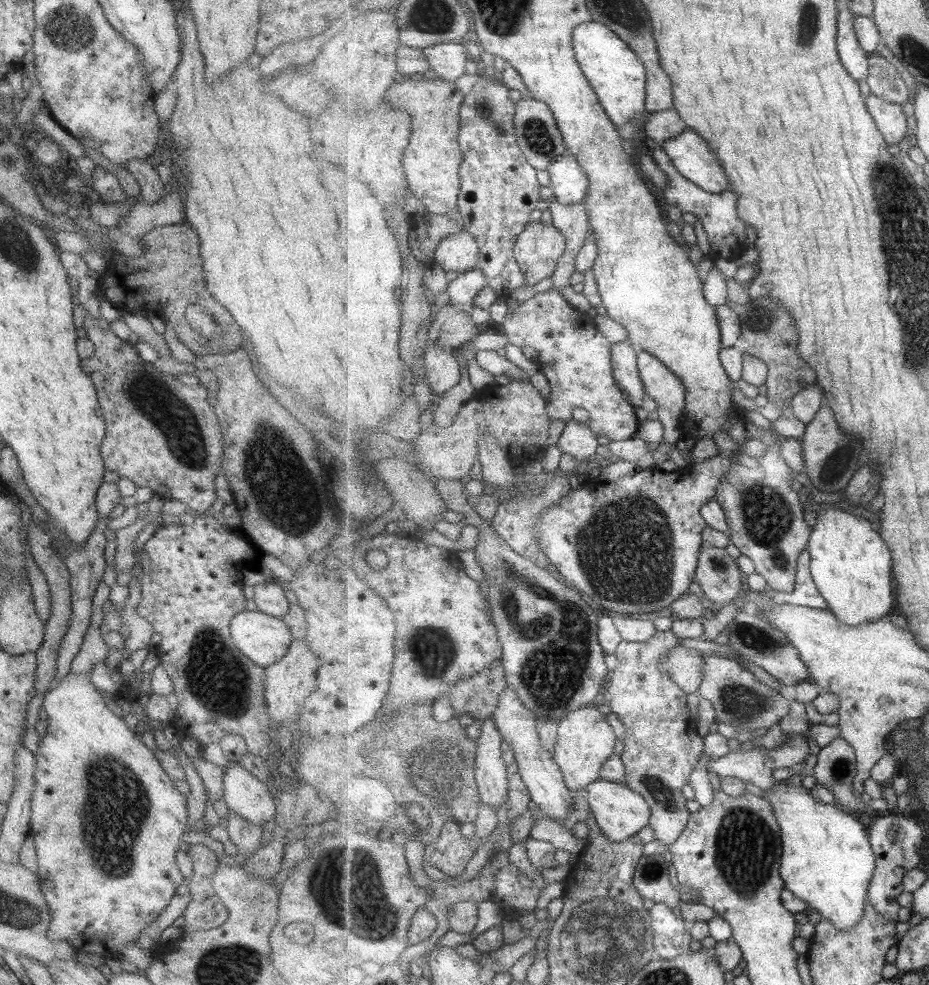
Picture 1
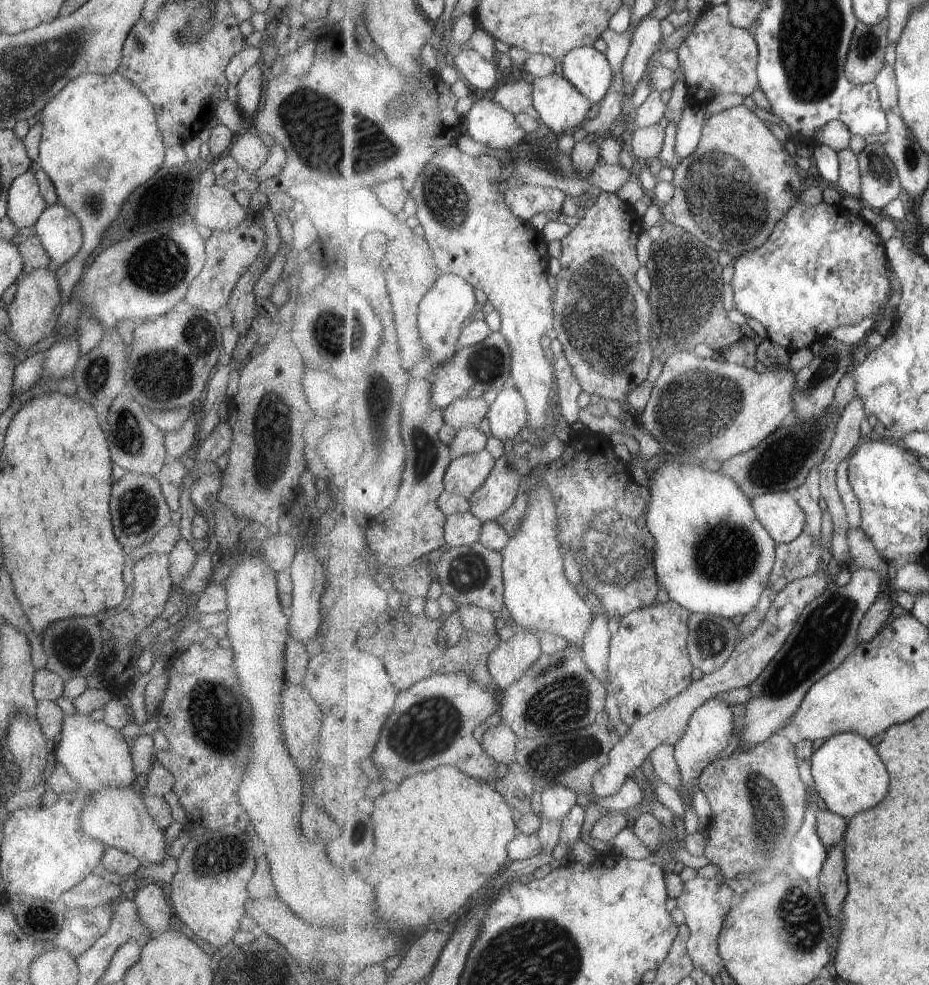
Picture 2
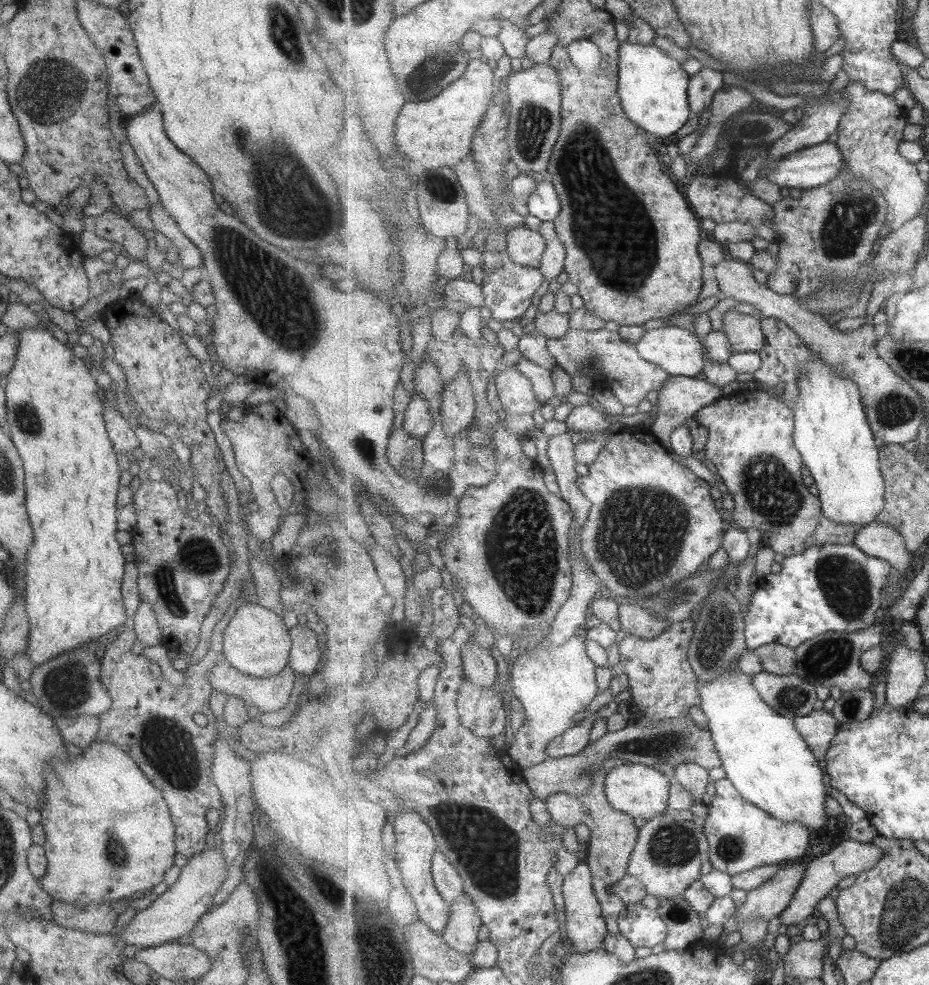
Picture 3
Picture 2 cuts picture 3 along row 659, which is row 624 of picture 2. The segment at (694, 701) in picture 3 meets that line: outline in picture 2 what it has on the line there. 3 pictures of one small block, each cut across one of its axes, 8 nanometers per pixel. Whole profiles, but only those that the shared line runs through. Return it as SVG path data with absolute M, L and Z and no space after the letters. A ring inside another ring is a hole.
M673 600L630 611L612 636L608 684L618 701L620 718L629 726L679 696L694 682L689 649L691 613Z

